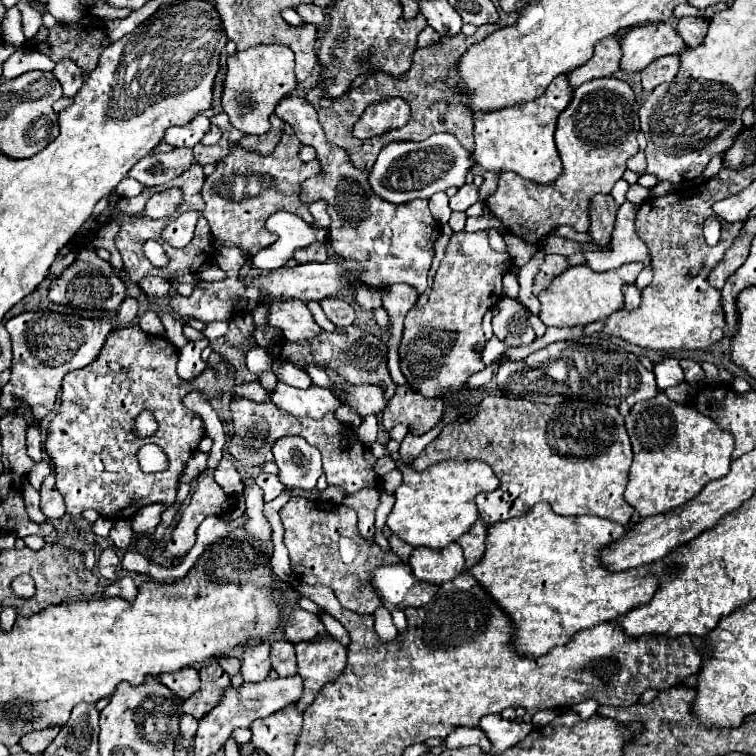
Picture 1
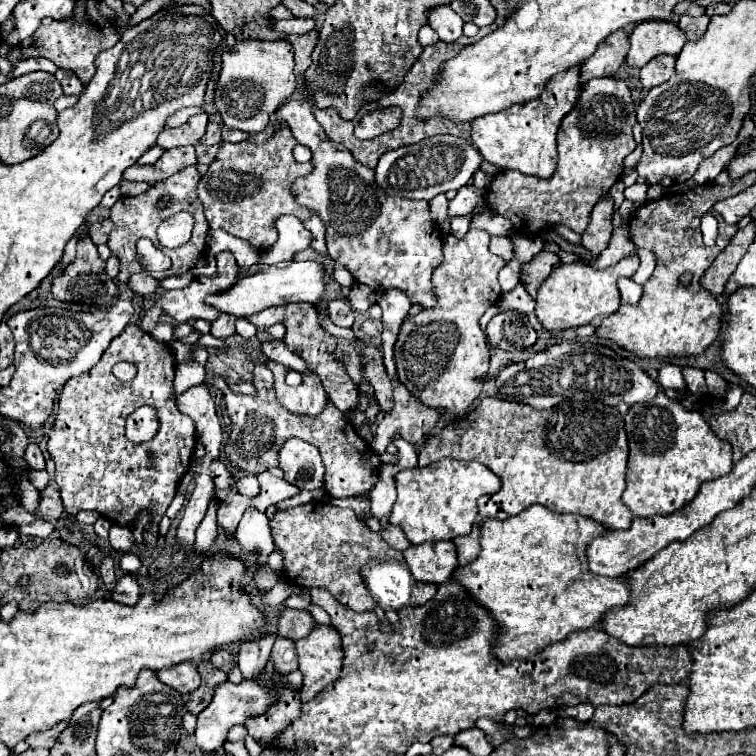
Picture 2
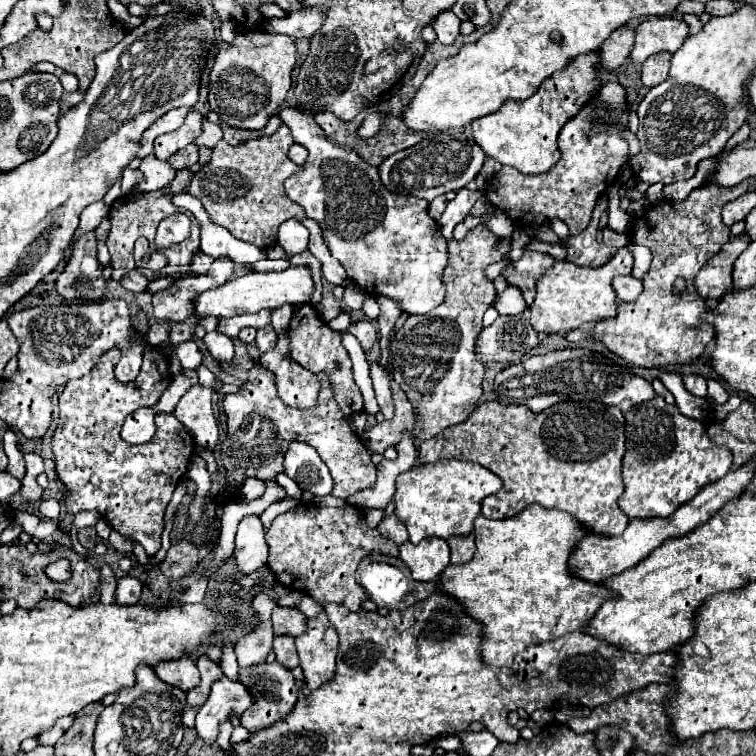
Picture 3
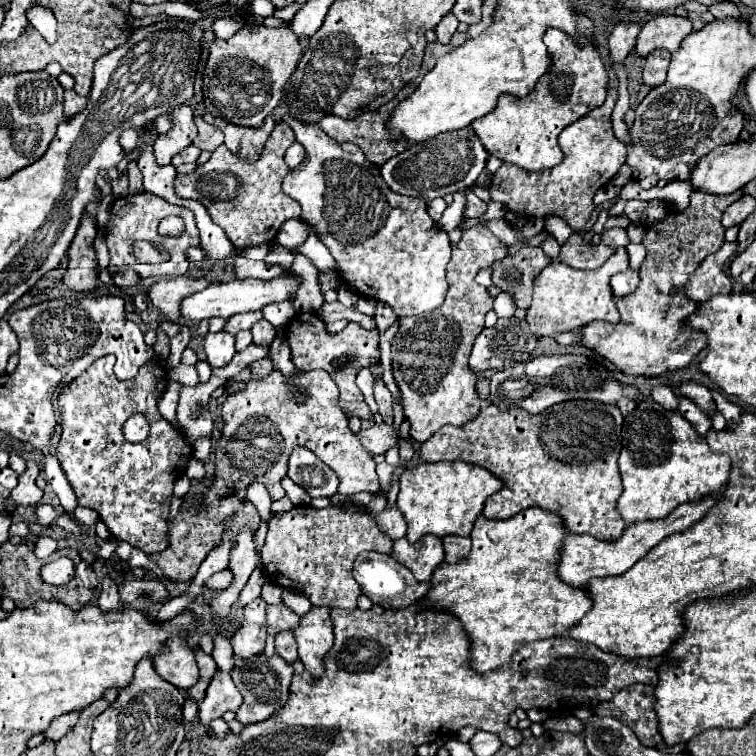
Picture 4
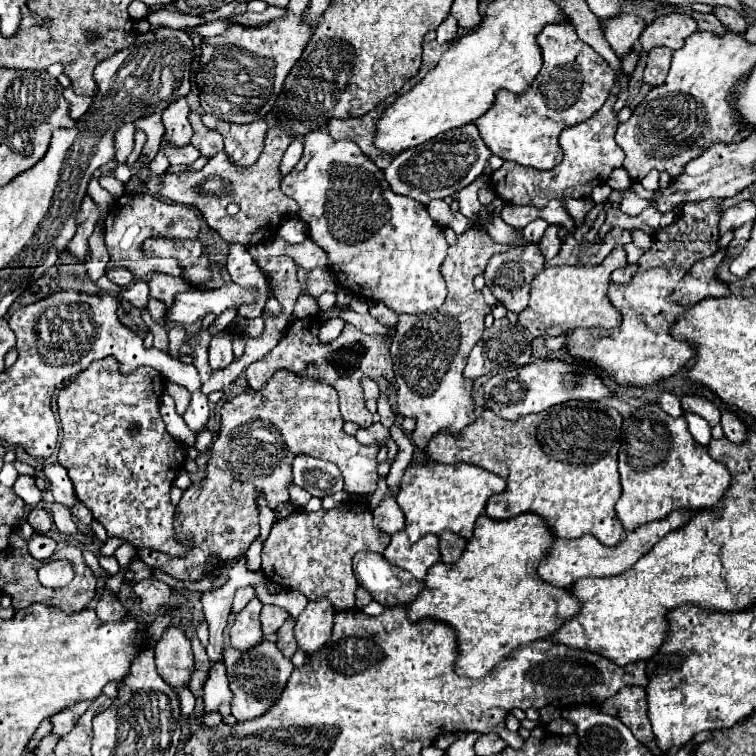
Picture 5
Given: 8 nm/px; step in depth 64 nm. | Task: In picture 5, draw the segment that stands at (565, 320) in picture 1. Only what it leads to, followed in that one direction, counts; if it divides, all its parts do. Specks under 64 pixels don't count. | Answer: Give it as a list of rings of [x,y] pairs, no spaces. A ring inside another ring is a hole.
[[[616,246],[602,264],[598,266],[548,266],[534,280],[530,290],[530,304],[524,312],[520,312],[518,324],[526,326],[534,336],[560,336],[568,334],[580,326],[600,326],[600,328],[616,328],[620,326],[620,312],[608,300],[610,274],[616,268],[624,268],[626,250]]]

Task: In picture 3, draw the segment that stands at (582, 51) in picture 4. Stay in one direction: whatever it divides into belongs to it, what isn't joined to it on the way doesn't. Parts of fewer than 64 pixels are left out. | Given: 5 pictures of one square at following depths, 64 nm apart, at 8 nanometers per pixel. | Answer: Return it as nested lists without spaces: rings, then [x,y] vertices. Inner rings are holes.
[[[596,54],[578,56],[576,60],[572,60],[572,64],[568,64],[568,68],[554,72],[548,80],[544,80],[542,88],[532,98],[524,102],[510,100],[498,112],[474,120],[474,142],[484,150],[488,158],[494,158],[504,166],[514,166],[522,174],[548,172],[560,160],[560,152],[556,146],[560,128],[580,110],[580,106],[584,106],[592,98],[592,92],[596,92],[596,84],[600,84],[598,76],[592,76],[592,64],[596,64]]]

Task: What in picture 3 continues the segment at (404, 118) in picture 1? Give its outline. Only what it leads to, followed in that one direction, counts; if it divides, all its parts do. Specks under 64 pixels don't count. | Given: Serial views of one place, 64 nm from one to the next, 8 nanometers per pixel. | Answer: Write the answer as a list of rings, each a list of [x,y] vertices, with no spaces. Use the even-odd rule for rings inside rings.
[[[372,112],[372,114],[368,114],[356,134],[358,134],[360,138],[370,138],[370,136],[378,134],[380,128],[382,128],[382,124],[384,124],[384,118],[386,118],[386,116],[384,116],[382,112]]]

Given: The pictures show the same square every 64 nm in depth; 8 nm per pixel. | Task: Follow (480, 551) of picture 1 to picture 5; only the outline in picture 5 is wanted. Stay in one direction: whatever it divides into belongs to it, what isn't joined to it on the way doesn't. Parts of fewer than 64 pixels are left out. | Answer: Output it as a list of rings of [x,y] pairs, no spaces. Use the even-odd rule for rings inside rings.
[[[442,532],[438,538],[440,538],[442,562],[446,562],[446,564],[456,562],[460,558],[460,554],[464,552],[464,548],[466,548],[466,540],[452,534],[452,532]]]

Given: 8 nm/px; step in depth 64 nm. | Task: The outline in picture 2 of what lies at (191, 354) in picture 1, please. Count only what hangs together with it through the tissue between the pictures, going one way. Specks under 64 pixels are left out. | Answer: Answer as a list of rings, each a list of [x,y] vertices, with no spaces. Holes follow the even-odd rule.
[[[202,334],[200,340],[194,346],[198,346],[198,348],[224,348],[224,344],[226,344],[224,340],[218,340],[218,338],[210,336],[210,334]],[[186,360],[182,364],[178,364],[176,368],[176,378],[174,378],[174,386],[176,386],[176,394],[182,394],[184,390],[188,390],[194,384],[204,382],[206,378],[206,368],[204,364],[196,362],[196,360]]]

